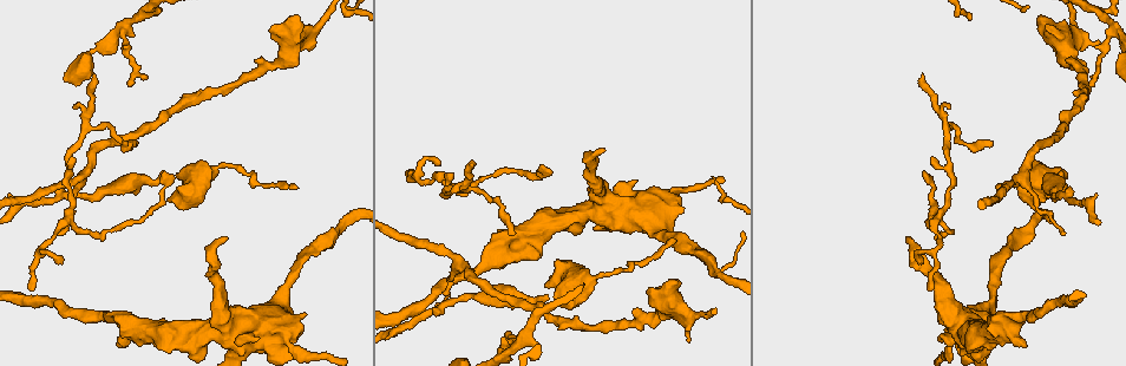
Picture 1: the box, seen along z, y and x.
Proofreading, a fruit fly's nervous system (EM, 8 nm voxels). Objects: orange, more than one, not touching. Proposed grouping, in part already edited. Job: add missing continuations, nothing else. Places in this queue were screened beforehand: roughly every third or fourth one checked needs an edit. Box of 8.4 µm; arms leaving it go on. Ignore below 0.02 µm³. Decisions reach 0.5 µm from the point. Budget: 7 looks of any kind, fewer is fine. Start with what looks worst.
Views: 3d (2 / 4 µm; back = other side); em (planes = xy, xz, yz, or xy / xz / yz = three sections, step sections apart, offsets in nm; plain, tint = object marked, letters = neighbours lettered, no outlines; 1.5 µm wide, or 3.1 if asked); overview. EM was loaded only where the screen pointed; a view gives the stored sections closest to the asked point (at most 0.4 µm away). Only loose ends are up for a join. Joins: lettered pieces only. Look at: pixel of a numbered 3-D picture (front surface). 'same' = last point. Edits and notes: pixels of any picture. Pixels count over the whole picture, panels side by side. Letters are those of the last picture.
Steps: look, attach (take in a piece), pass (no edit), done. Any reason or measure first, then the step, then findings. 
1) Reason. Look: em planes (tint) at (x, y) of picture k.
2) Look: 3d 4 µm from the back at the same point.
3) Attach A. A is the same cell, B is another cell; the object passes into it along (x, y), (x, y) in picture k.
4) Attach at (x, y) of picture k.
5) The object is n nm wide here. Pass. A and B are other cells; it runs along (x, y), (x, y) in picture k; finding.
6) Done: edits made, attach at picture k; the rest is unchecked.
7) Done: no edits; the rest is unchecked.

Free end. Look: 3d 2 µm from the back at (1092, 85) of picture 1.

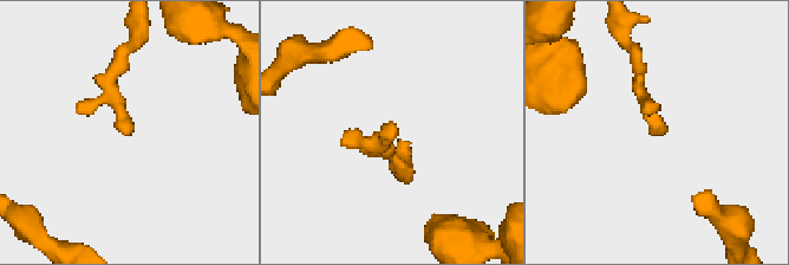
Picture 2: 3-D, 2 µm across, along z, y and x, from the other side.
Look: em yz step 8 (tint) at (127, 135) of picture 2.

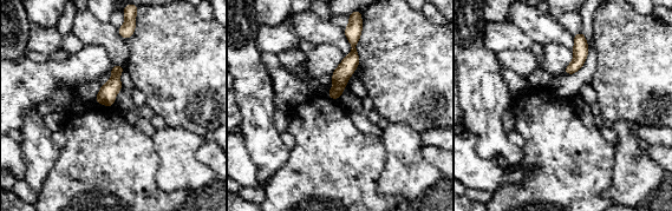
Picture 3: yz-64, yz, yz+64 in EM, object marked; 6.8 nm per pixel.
Cut it another way. Look: em planes (letters) at the same point.

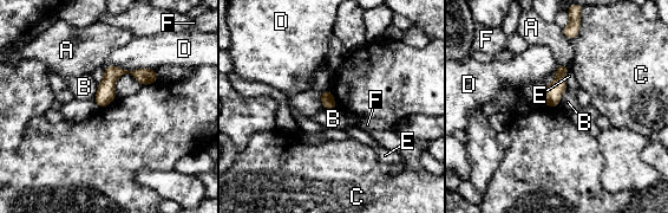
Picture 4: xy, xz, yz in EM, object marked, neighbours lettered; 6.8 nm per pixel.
The longest contact is with D, 360 nm. Pass. A, B, C, D, E and F are other cells; a border runs along (567, 88), (560, 98), (558, 105) in picture 4; no lettered piece goes on from it.

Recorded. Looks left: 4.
Free end. Look: em xy step 4 (letters) at (474, 165) of picture 1.

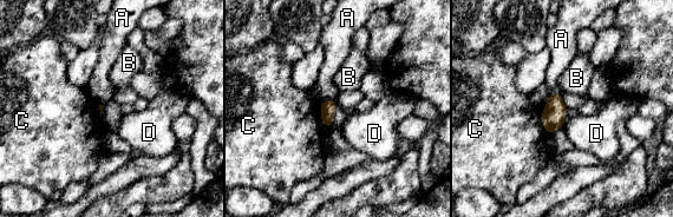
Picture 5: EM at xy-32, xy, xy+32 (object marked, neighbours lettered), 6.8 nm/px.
Another direction. Look: em planes (letters) at the same point.

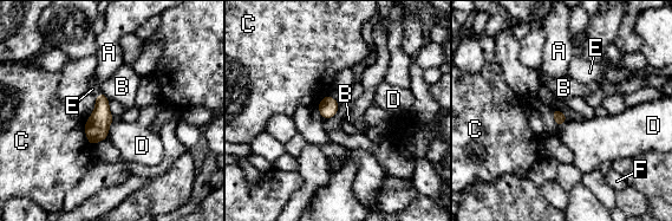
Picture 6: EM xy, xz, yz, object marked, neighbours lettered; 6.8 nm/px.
Attach E. E is the same cell, A, B, C, D and F are other cells; the object passes into it along (97, 127), (99, 95), (92, 89) in picture 6; it goes on there.

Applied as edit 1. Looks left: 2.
Branch stops here. Look: 3d 4 µm at (688, 340) of picture 1.

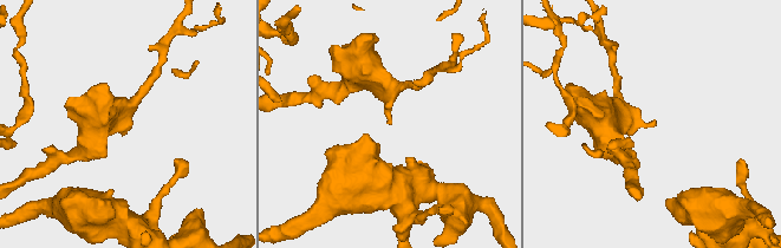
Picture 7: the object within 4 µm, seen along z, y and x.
Need the tissue. Look: em planes (letters) at (390, 121) of picture 7.

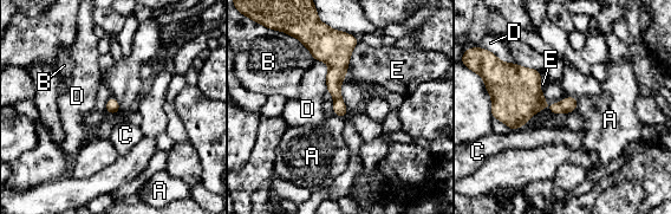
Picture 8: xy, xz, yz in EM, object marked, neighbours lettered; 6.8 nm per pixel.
Pass. A, B, C, D and E are other cells; a border runs along (575, 98), (577, 109) in picture 8; no lettered piece goes on from it.

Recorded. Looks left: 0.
Done: edits made, attach at picture 6; the rest is unchecked.

